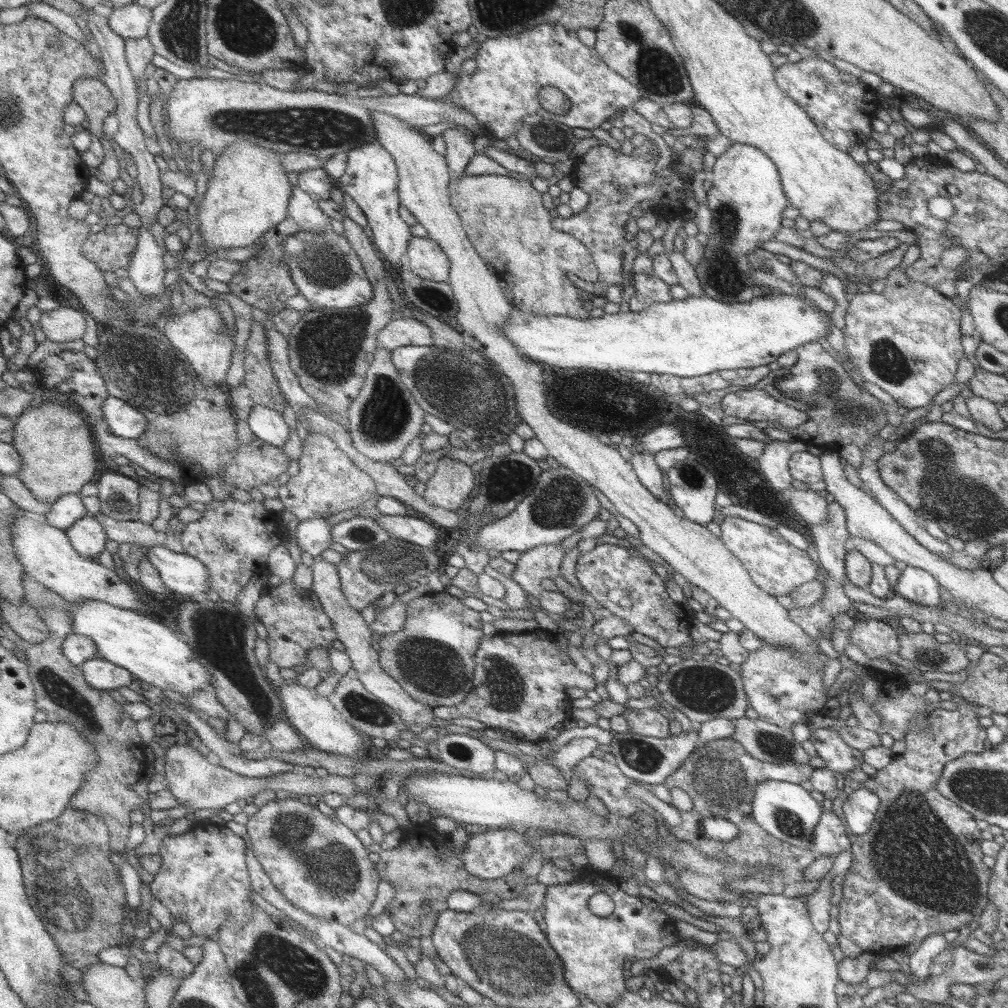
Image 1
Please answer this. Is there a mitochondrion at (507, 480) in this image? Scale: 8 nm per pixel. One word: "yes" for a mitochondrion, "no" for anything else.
yes

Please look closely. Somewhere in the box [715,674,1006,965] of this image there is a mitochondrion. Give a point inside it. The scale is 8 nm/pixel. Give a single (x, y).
(918, 856)

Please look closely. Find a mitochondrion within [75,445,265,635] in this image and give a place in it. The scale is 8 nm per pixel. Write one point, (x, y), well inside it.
(226, 544)

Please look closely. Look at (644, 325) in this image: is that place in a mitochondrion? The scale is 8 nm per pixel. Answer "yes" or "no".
no

